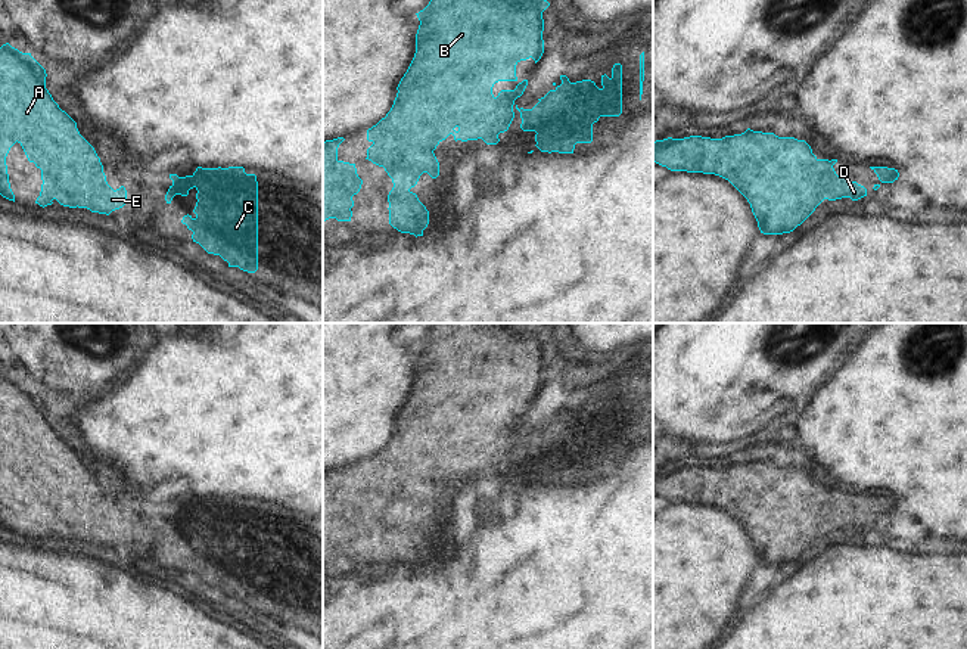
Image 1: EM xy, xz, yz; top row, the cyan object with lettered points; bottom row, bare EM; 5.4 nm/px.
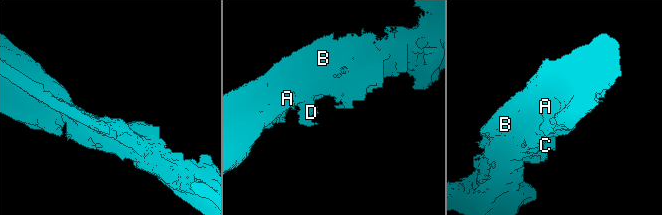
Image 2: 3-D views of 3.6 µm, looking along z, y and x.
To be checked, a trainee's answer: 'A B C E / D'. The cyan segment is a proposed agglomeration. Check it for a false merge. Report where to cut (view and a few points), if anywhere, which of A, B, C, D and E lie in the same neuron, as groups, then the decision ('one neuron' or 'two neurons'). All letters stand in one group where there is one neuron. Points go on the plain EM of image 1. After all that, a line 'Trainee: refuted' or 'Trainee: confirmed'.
no cut | A B C D E | one neuron
Trainee: refuted

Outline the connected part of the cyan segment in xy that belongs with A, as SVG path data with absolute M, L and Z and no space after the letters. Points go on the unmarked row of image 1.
M9 373L0 378L0 525L15 532L6 487L18 472L28 491L41 500L43 515L35 534L44 538L56 530L63 537L109 546L128 532L127 521L124 516L114 521L108 515L94 478L80 465L77 453L53 431L46 419L46 407L46 400L31 384L22 384Z

